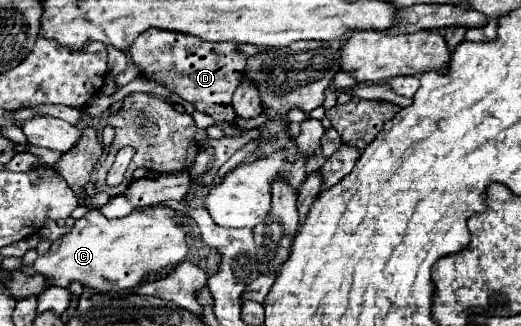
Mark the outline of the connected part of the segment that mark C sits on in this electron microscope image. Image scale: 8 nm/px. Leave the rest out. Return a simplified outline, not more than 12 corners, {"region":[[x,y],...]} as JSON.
{"region":[[89,209],[25,275],[137,287],[187,253],[175,209]]}

